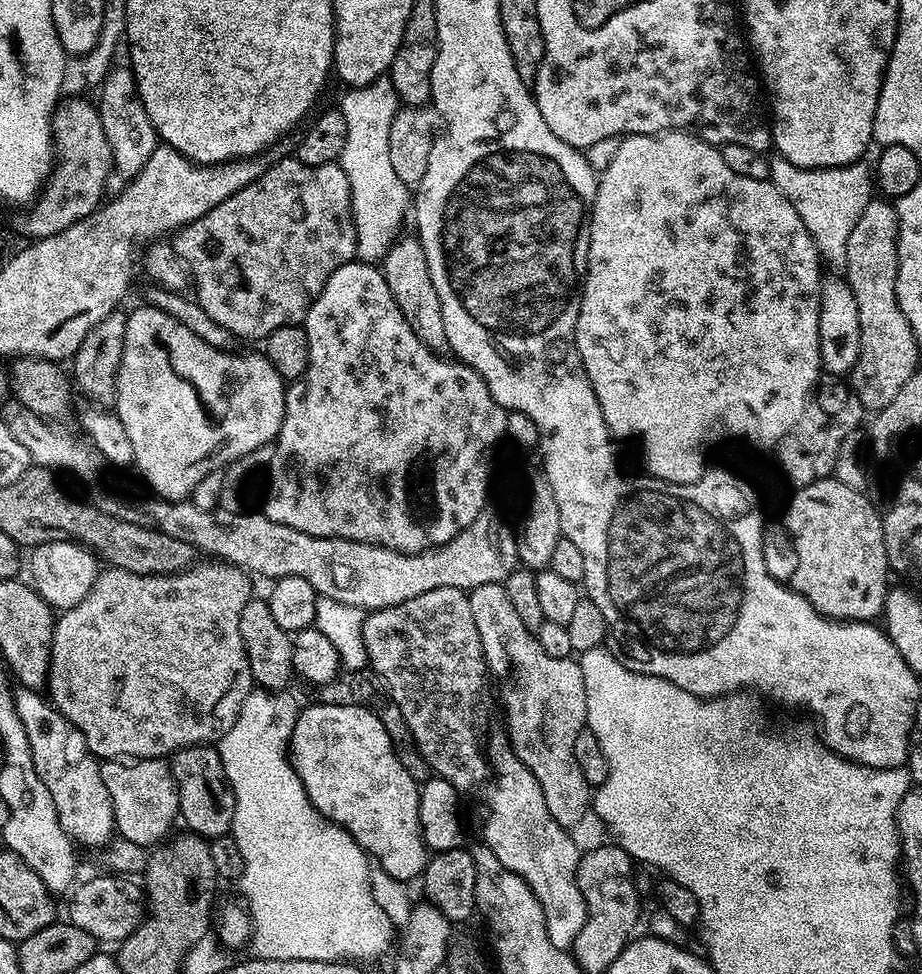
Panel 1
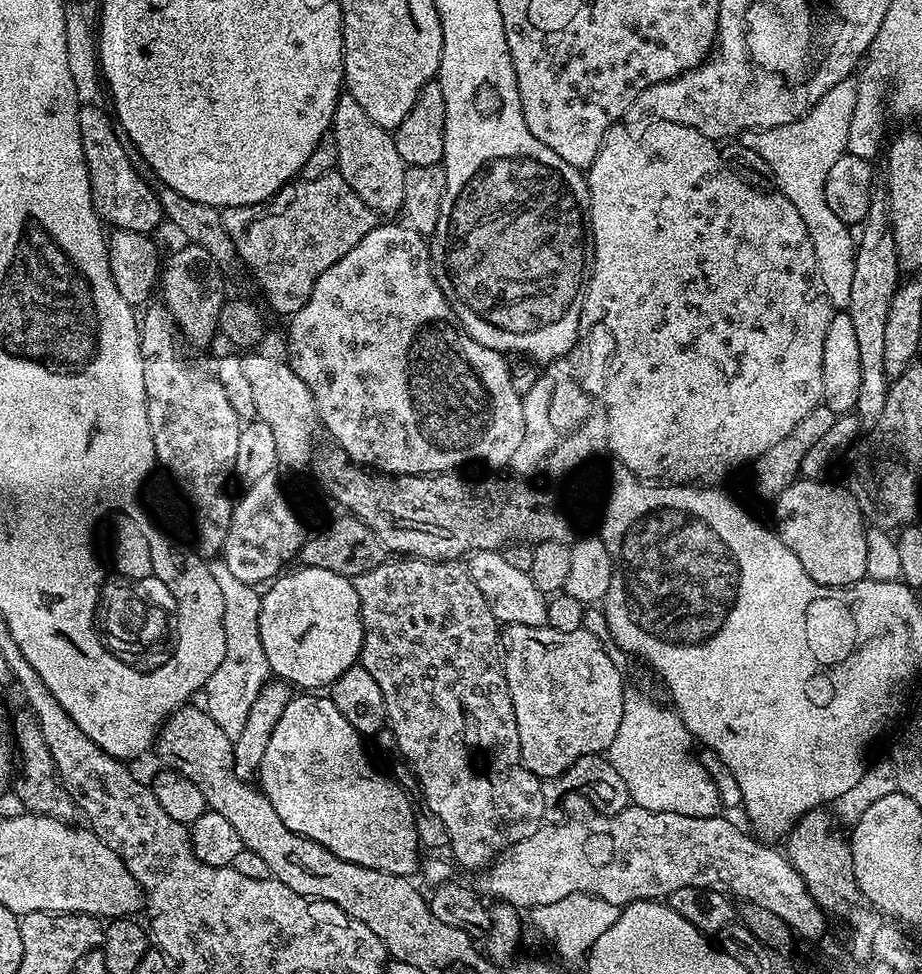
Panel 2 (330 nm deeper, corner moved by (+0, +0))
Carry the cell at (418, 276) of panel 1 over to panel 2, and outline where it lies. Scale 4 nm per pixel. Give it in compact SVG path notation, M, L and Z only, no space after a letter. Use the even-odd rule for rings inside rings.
M347 94L341 95L332 115L330 131L338 142L338 162L336 168L340 176L346 178L350 190L366 202L366 206L384 218L401 211L404 206L404 191L406 190L406 165L398 154L395 135L389 129L378 126L358 102Z

